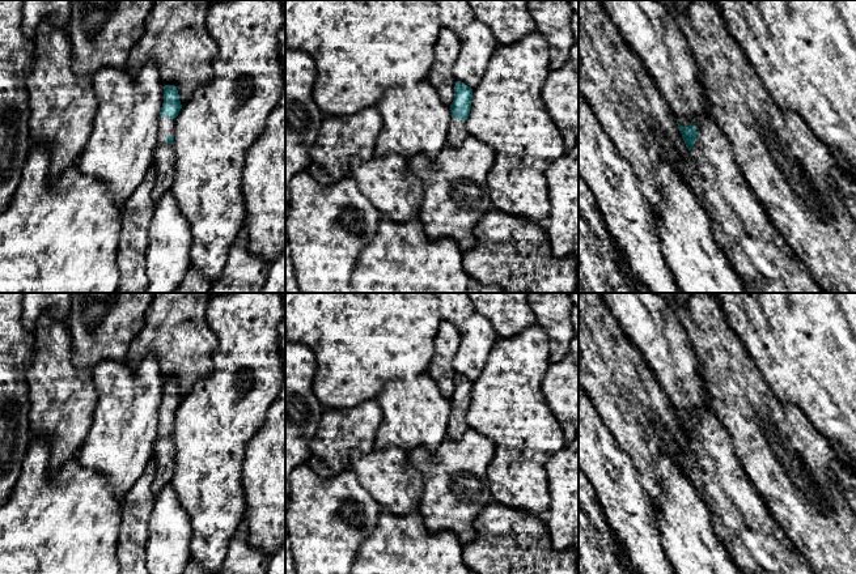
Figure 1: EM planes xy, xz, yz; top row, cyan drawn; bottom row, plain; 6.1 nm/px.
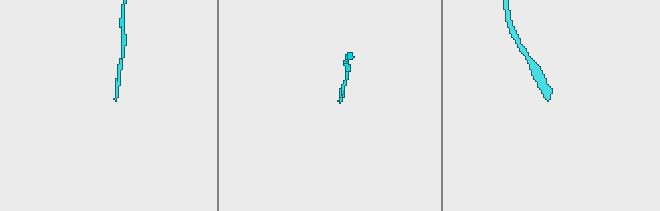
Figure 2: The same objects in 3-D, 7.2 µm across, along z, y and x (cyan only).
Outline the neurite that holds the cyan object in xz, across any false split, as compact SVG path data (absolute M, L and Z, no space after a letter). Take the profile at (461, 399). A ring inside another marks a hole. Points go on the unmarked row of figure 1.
M461 374L454 379L454 394L450 397L452 412L449 416L449 425L446 429L446 438L459 439L469 429L466 421L466 412L470 407L473 392L473 382Z

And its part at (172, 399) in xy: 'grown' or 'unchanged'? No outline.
grown

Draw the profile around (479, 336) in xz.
M474 312L465 323L459 346L452 360L455 373L474 383L482 374L487 357L497 340L499 335L491 322Z

